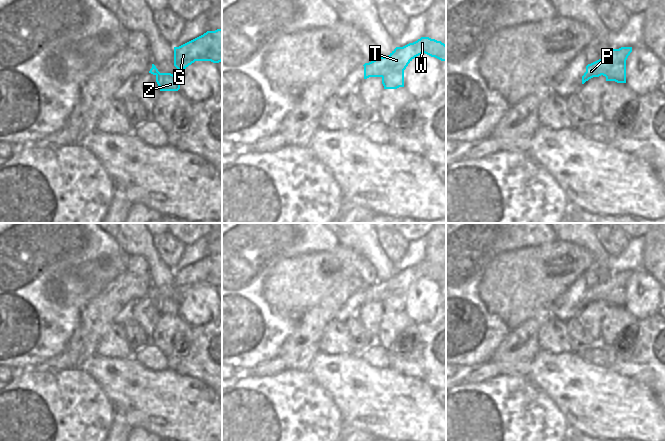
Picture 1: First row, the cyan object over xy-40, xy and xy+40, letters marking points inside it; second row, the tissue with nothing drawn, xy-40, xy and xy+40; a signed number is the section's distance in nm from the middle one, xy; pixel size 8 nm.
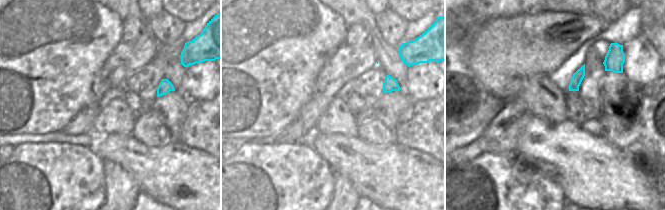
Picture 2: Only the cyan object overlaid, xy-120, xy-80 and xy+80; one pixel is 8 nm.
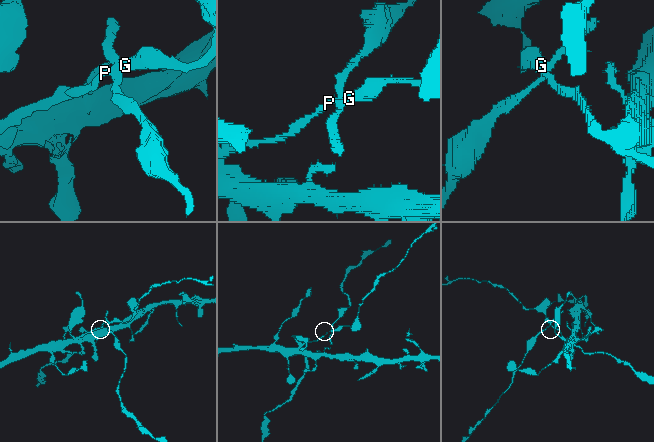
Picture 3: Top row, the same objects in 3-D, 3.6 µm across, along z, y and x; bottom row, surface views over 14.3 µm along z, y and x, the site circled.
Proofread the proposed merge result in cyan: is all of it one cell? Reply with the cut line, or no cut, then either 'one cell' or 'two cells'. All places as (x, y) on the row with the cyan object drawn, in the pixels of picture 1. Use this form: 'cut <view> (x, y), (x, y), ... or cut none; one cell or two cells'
cut xy+40 (625, 62), (615, 63), (605, 76); two cells

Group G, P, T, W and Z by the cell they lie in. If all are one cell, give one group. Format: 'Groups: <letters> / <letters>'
Groups: G P T W / Z

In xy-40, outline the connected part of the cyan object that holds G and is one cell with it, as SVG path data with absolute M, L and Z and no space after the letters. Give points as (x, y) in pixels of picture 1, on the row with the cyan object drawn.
M222 28L207 31L179 47L174 47L174 66L179 71L183 71L195 61L222 61Z

